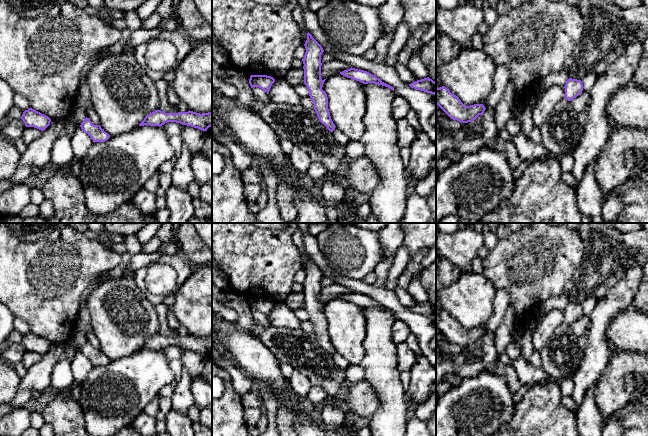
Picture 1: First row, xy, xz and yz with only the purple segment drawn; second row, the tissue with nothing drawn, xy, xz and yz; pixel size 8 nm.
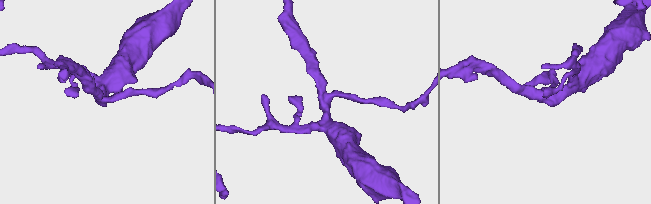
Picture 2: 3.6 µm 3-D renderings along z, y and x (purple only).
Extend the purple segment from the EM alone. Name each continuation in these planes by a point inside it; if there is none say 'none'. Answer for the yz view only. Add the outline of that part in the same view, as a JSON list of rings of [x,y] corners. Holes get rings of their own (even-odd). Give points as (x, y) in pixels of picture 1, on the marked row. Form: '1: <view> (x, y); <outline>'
none

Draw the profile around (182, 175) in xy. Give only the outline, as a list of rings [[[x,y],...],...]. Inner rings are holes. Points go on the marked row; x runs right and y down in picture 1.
[[[183,143],[181,153],[176,160],[173,171],[170,173],[172,185],[183,191],[187,191],[191,183],[195,181],[195,175],[190,166],[192,154],[186,144]]]

